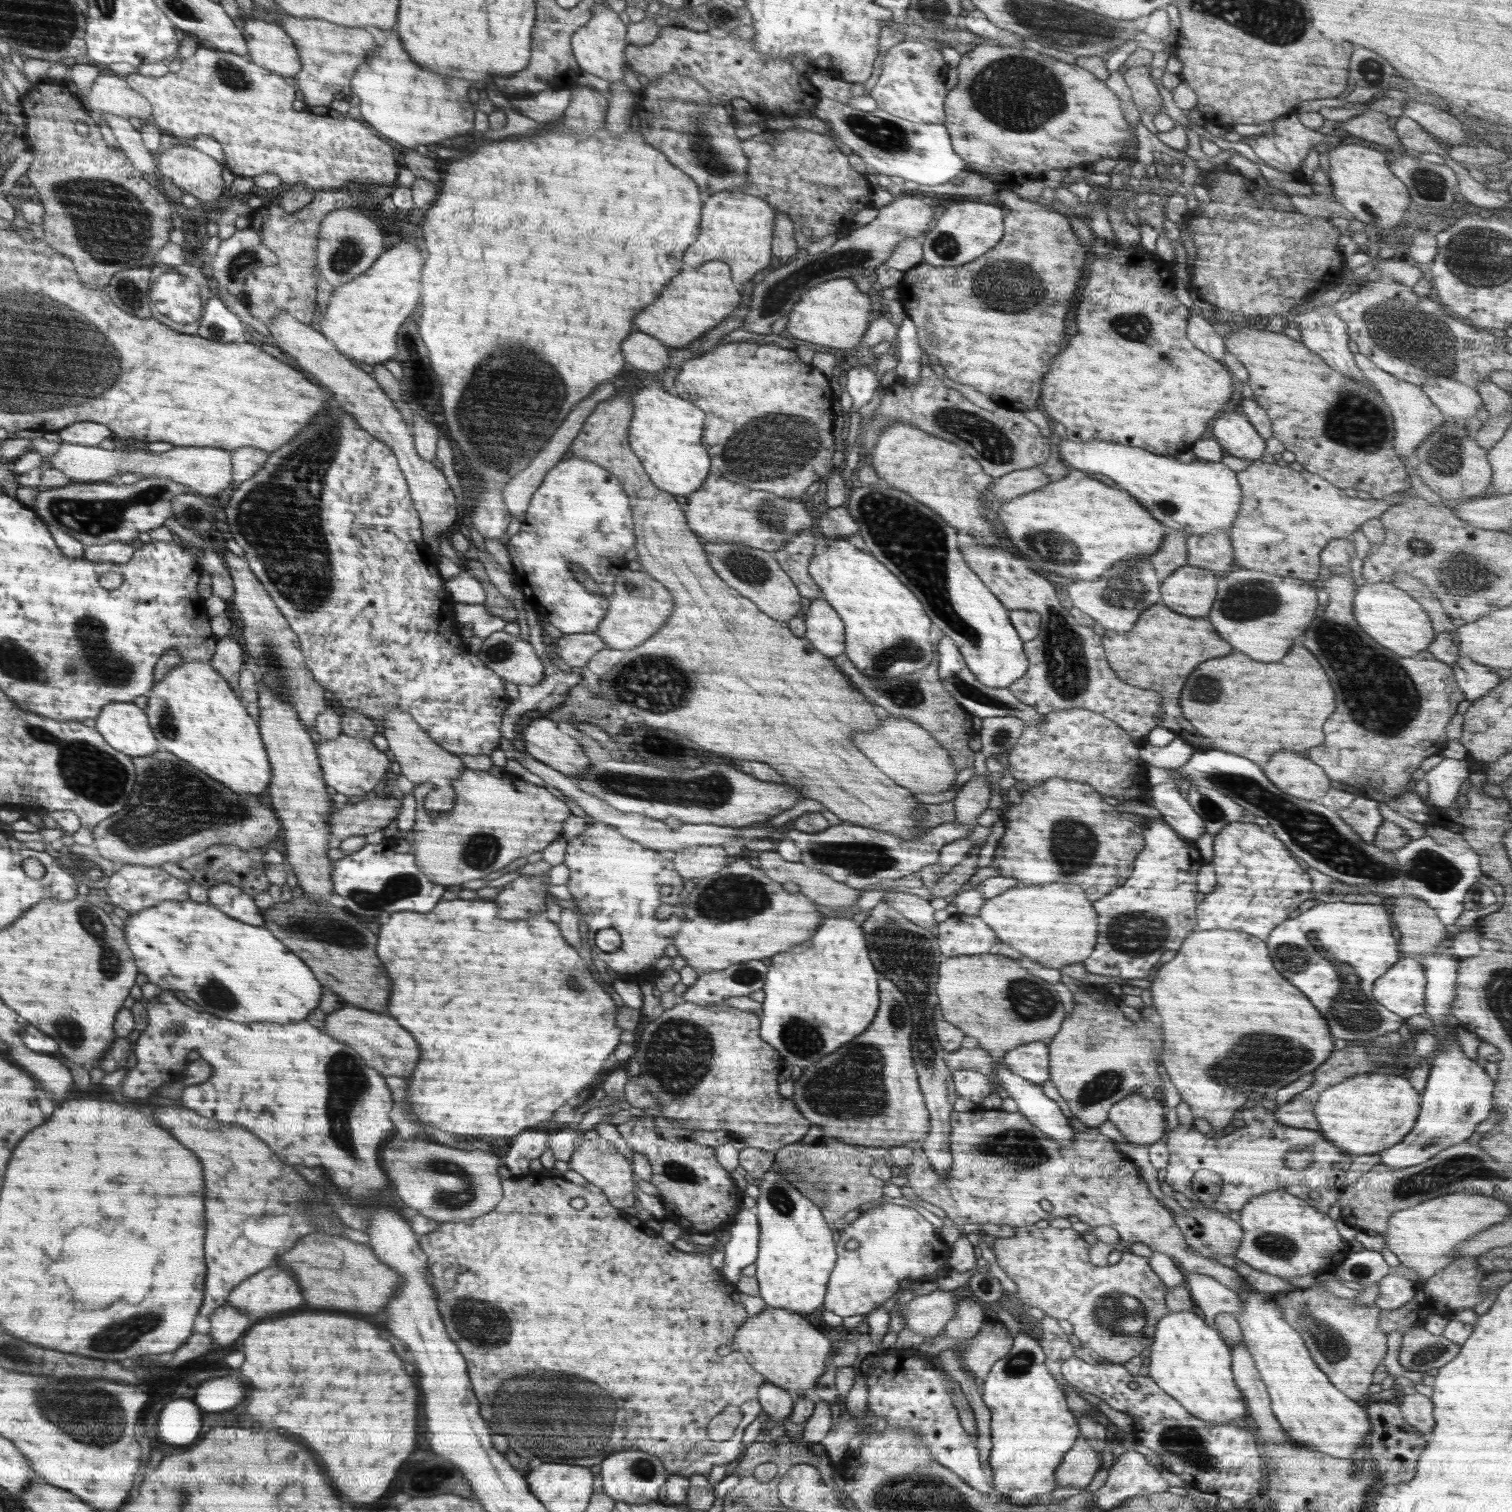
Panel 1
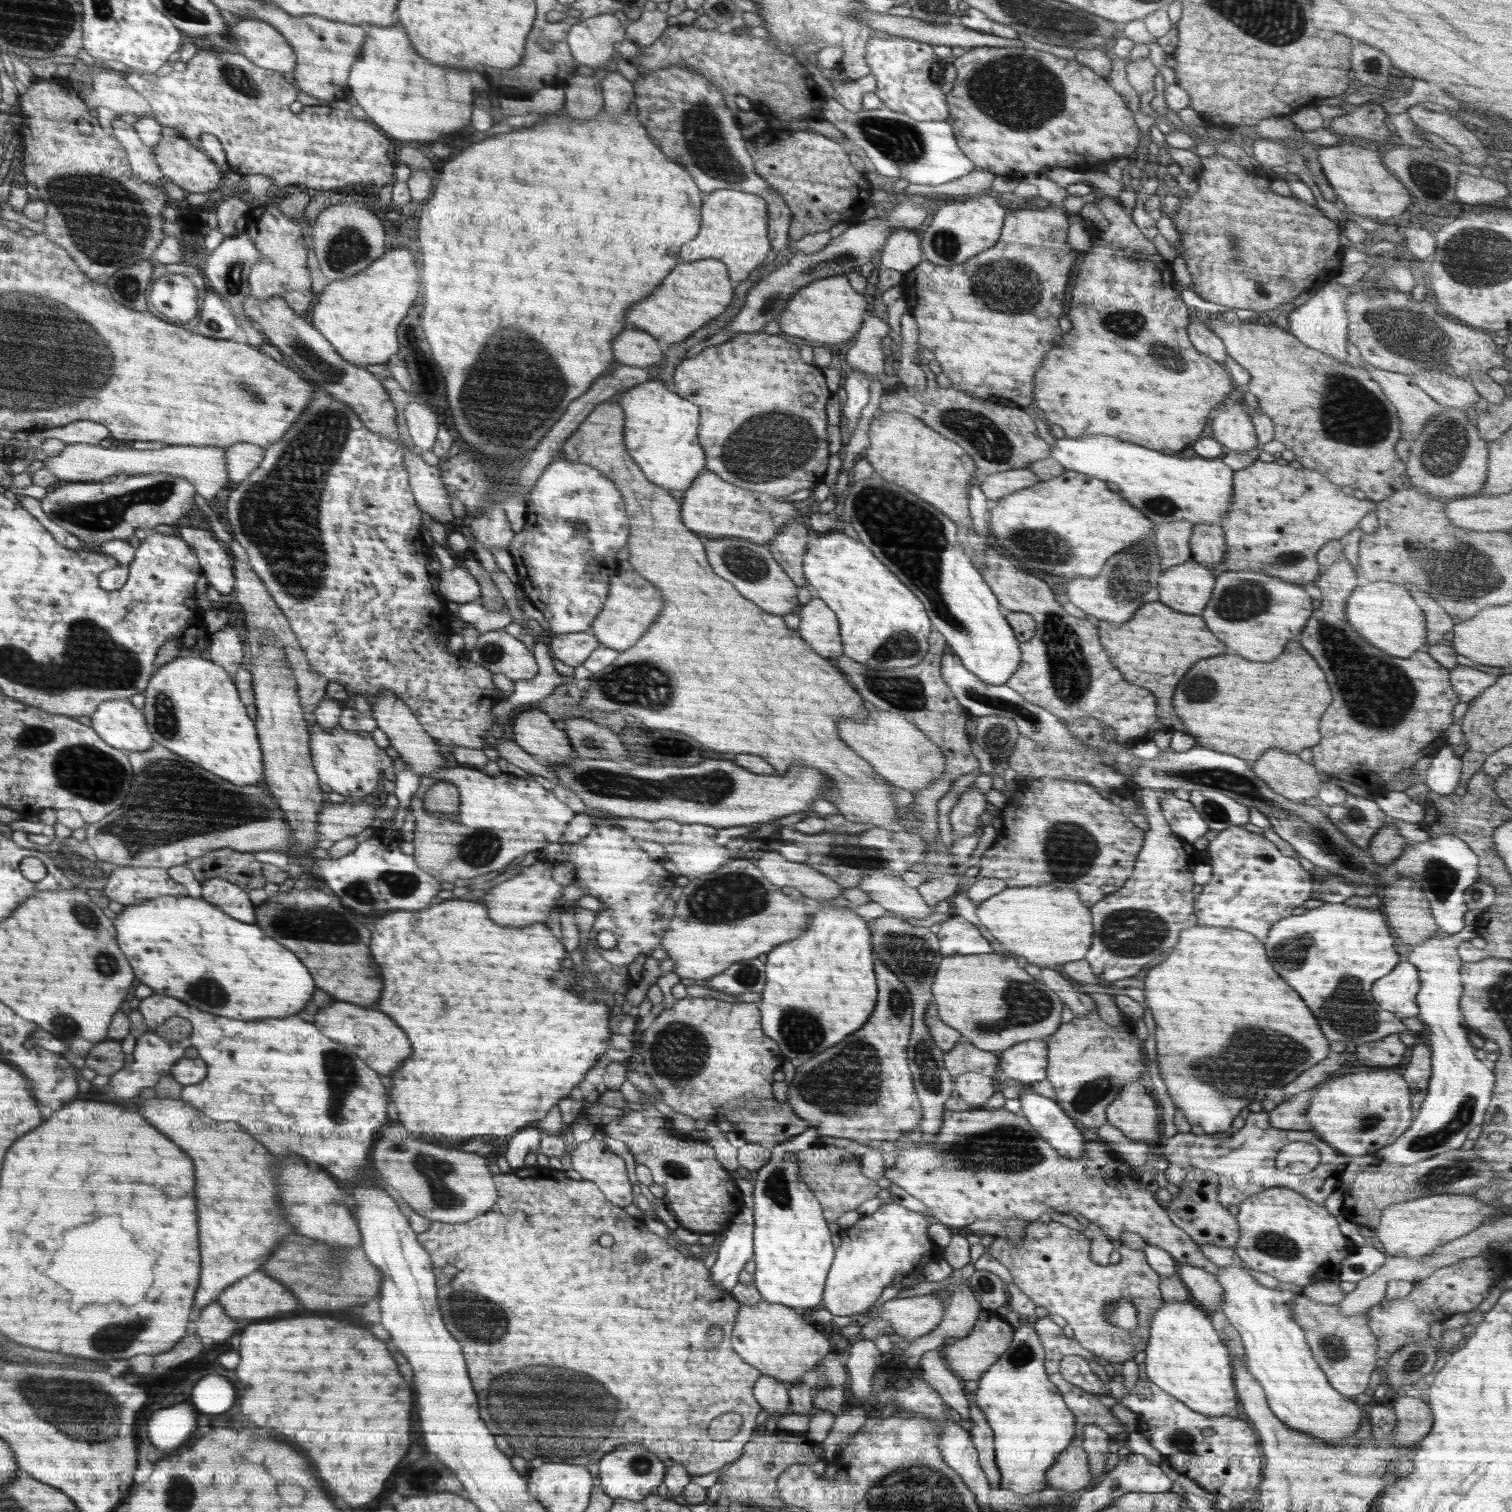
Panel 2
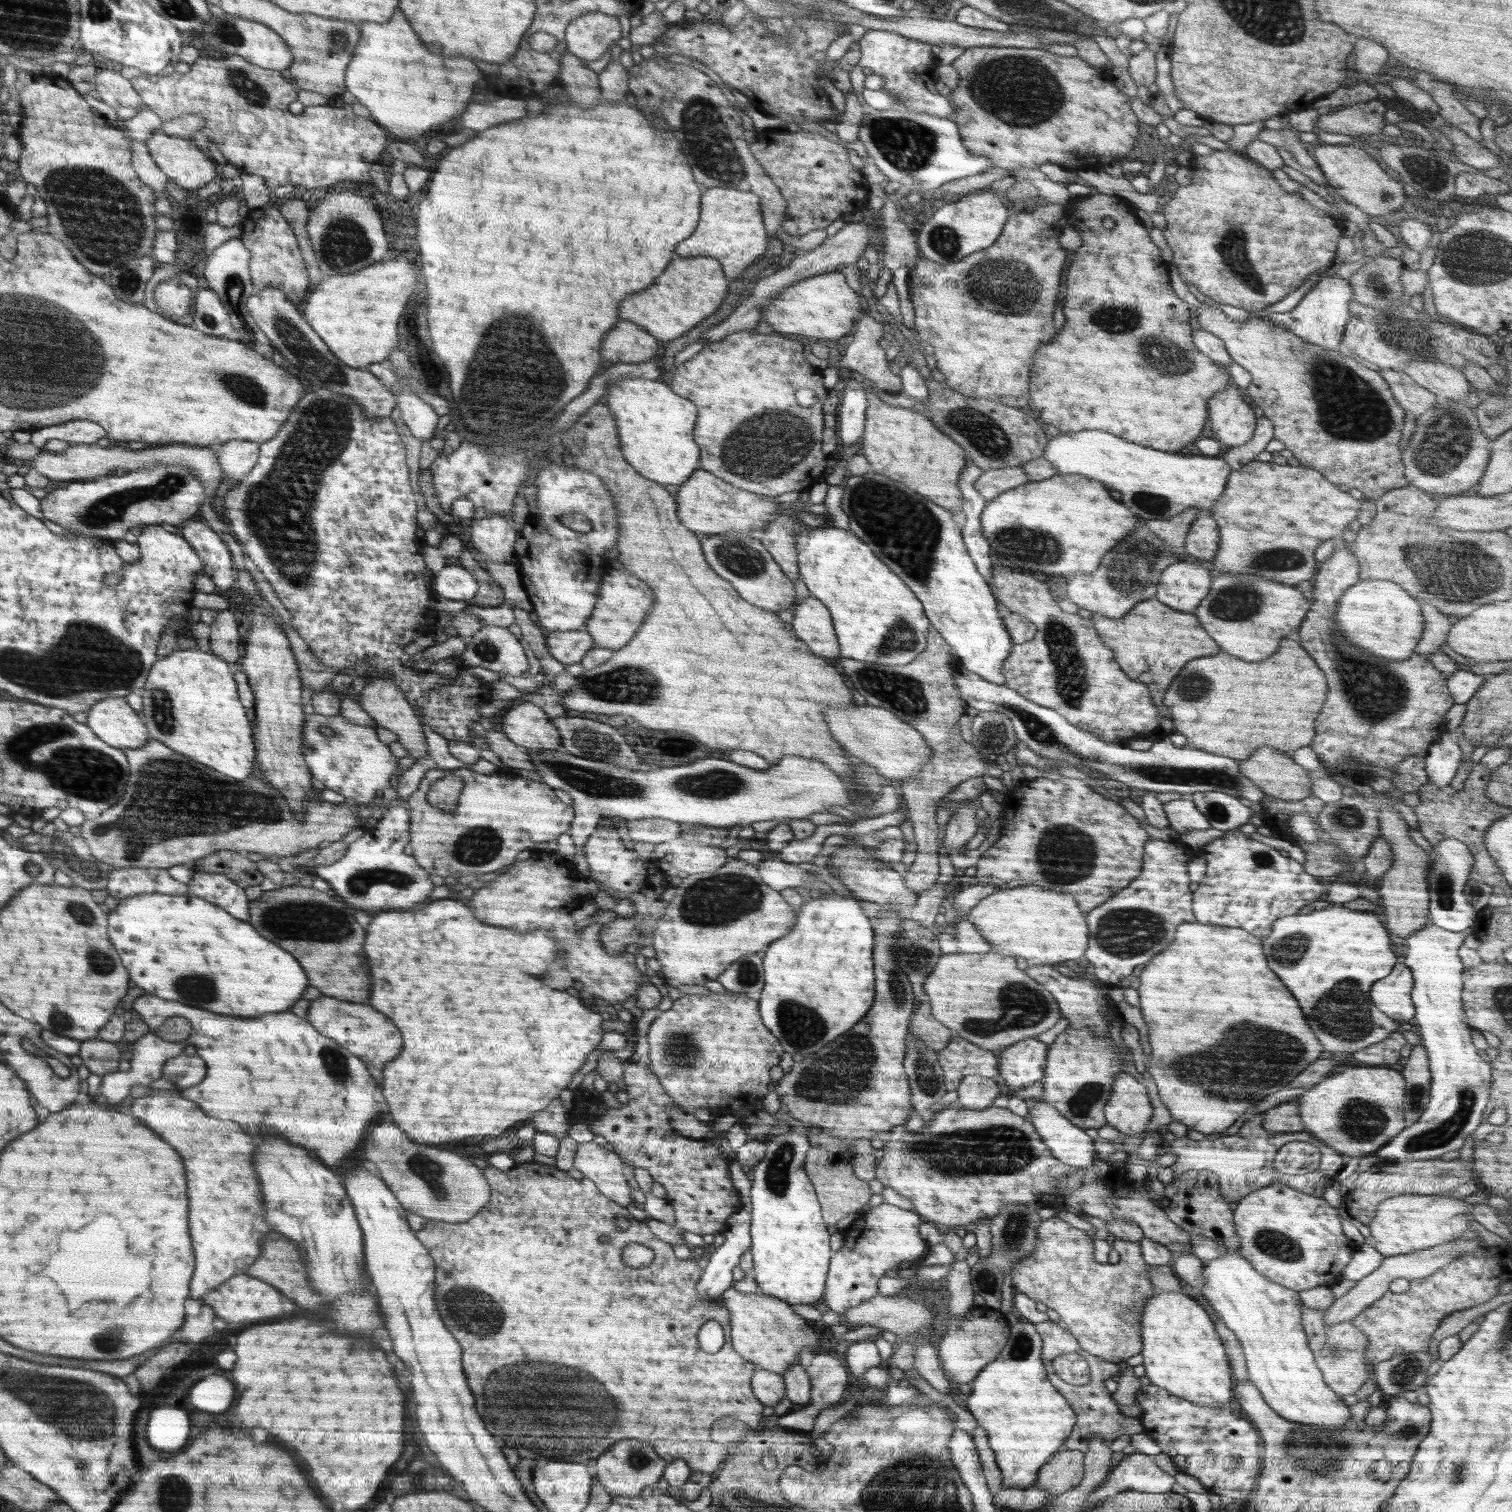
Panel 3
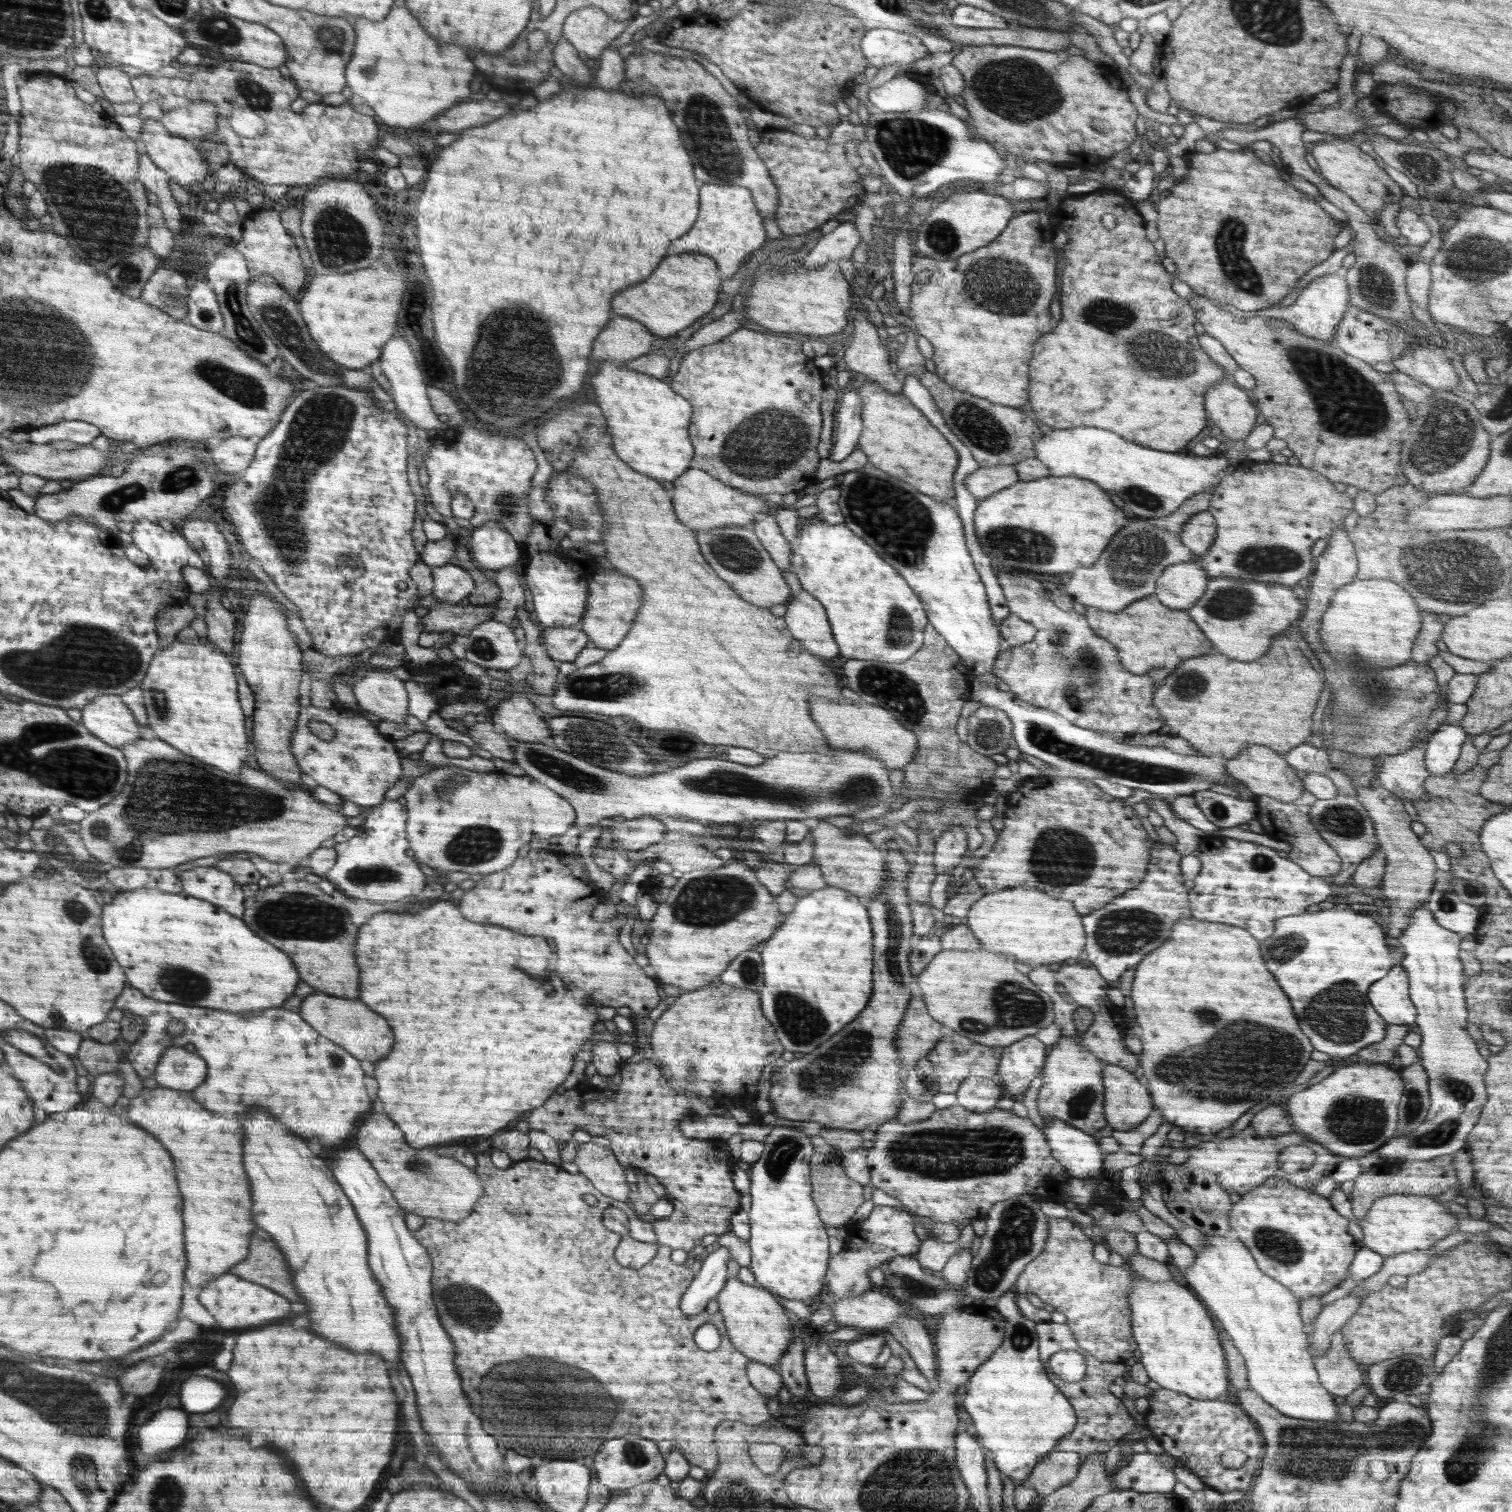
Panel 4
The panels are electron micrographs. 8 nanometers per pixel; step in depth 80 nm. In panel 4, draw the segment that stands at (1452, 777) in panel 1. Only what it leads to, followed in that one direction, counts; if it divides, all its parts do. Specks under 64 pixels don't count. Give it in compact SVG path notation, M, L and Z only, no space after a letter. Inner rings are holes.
M1444 721L1428 737L1425 750L1426 771L1434 777L1448 775L1460 756L1460 748L1466 738L1468 733L1459 722Z

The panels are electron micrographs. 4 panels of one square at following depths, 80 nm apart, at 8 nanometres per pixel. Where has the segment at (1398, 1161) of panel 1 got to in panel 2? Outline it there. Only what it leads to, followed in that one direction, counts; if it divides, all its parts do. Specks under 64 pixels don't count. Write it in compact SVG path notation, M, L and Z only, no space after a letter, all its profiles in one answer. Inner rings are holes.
M1465 926L1458 934L1439 931L1410 951L1408 962L1418 969L1421 982L1416 995L1419 1008L1417 1017L1430 1032L1428 1046L1432 1054L1432 1073L1426 1098L1408 1130L1392 1144L1376 1152L1376 1156L1384 1162L1414 1164L1446 1150L1461 1148L1468 1132L1484 1122L1495 1085L1494 1073L1488 1063L1476 1058L1476 1050L1470 1046L1466 1036L1470 1030L1465 1026L1459 1007L1463 989L1459 970L1463 960L1457 953L1457 946L1474 937L1476 932L1472 926Z

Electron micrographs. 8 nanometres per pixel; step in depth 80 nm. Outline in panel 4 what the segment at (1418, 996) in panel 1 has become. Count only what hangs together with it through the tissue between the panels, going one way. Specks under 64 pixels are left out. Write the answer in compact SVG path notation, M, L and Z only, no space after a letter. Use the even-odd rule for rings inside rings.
M1392 965L1384 978L1372 984L1368 998L1388 1025L1409 1025L1415 1022L1417 1010L1409 997L1409 980L1403 966Z

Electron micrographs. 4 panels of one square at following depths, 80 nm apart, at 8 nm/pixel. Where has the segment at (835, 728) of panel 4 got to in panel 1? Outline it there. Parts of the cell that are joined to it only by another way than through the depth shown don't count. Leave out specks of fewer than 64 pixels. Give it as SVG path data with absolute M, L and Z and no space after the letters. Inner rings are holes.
M894 717L882 720L880 728L868 734L856 734L854 740L860 752L875 764L886 777L896 785L911 790L913 794L925 793L936 795L954 789L956 768L948 751L919 724L904 717Z

